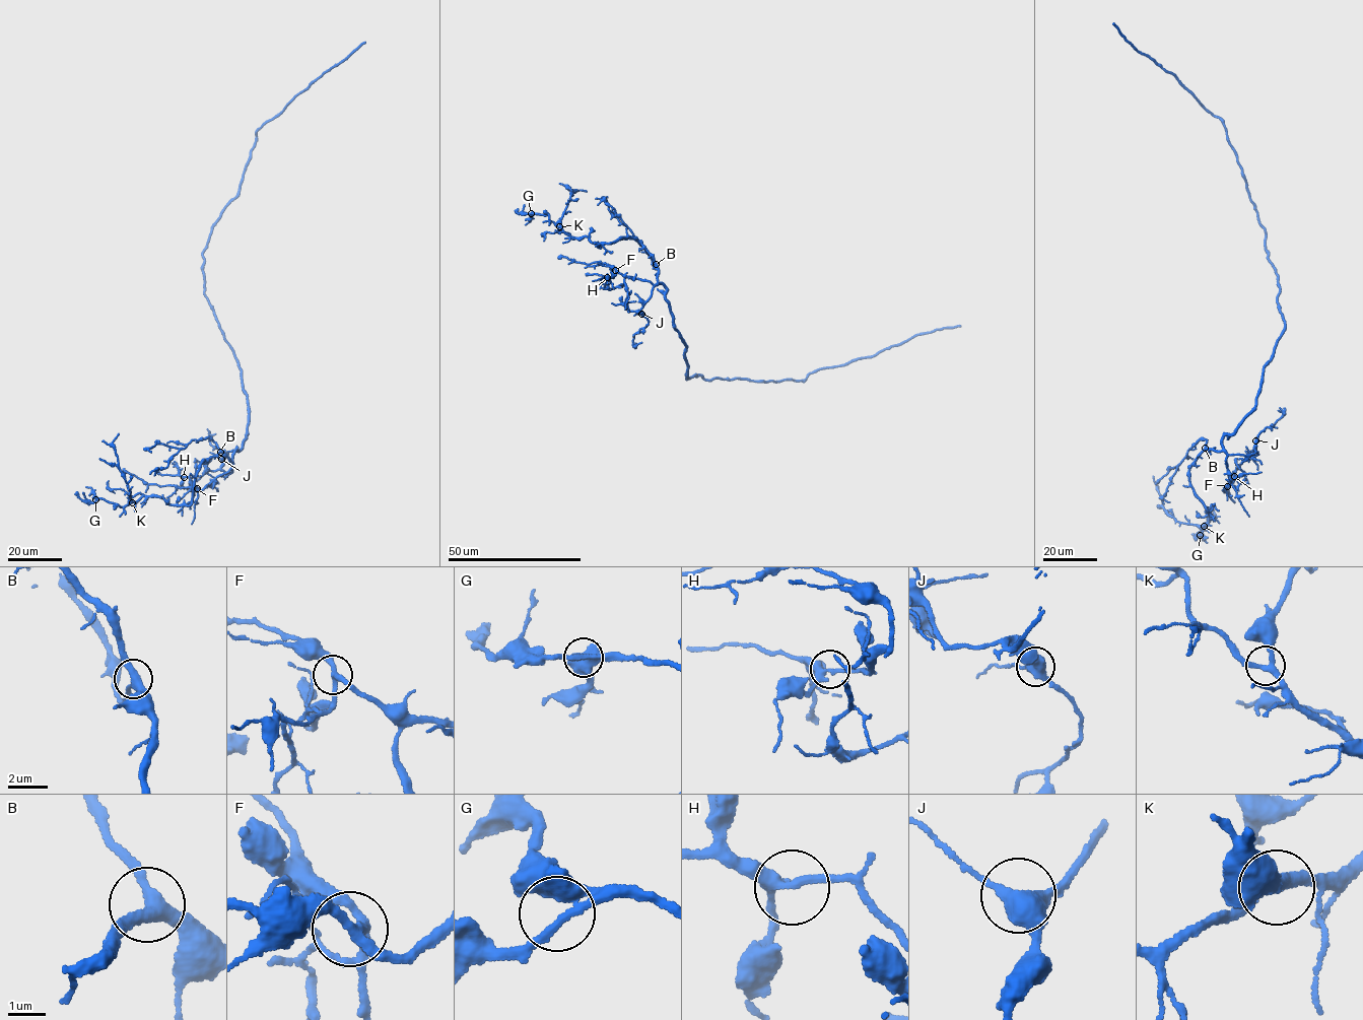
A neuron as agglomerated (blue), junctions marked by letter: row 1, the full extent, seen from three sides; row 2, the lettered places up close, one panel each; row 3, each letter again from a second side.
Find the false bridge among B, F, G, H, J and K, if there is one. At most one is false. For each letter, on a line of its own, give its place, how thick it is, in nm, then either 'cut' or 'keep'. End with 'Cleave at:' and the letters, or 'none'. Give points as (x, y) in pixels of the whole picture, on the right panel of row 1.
B: place (1205, 448); calibre 360 nm; keep
F: place (1227, 486); calibre 240 nm; keep
G: place (1200, 535); calibre 200 nm; keep
H: place (1234, 476); calibre 240 nm; keep
J: place (1255, 440); calibre 440 nm; keep
K: place (1204, 526); calibre 280 nm; keep
Cleave at: none

